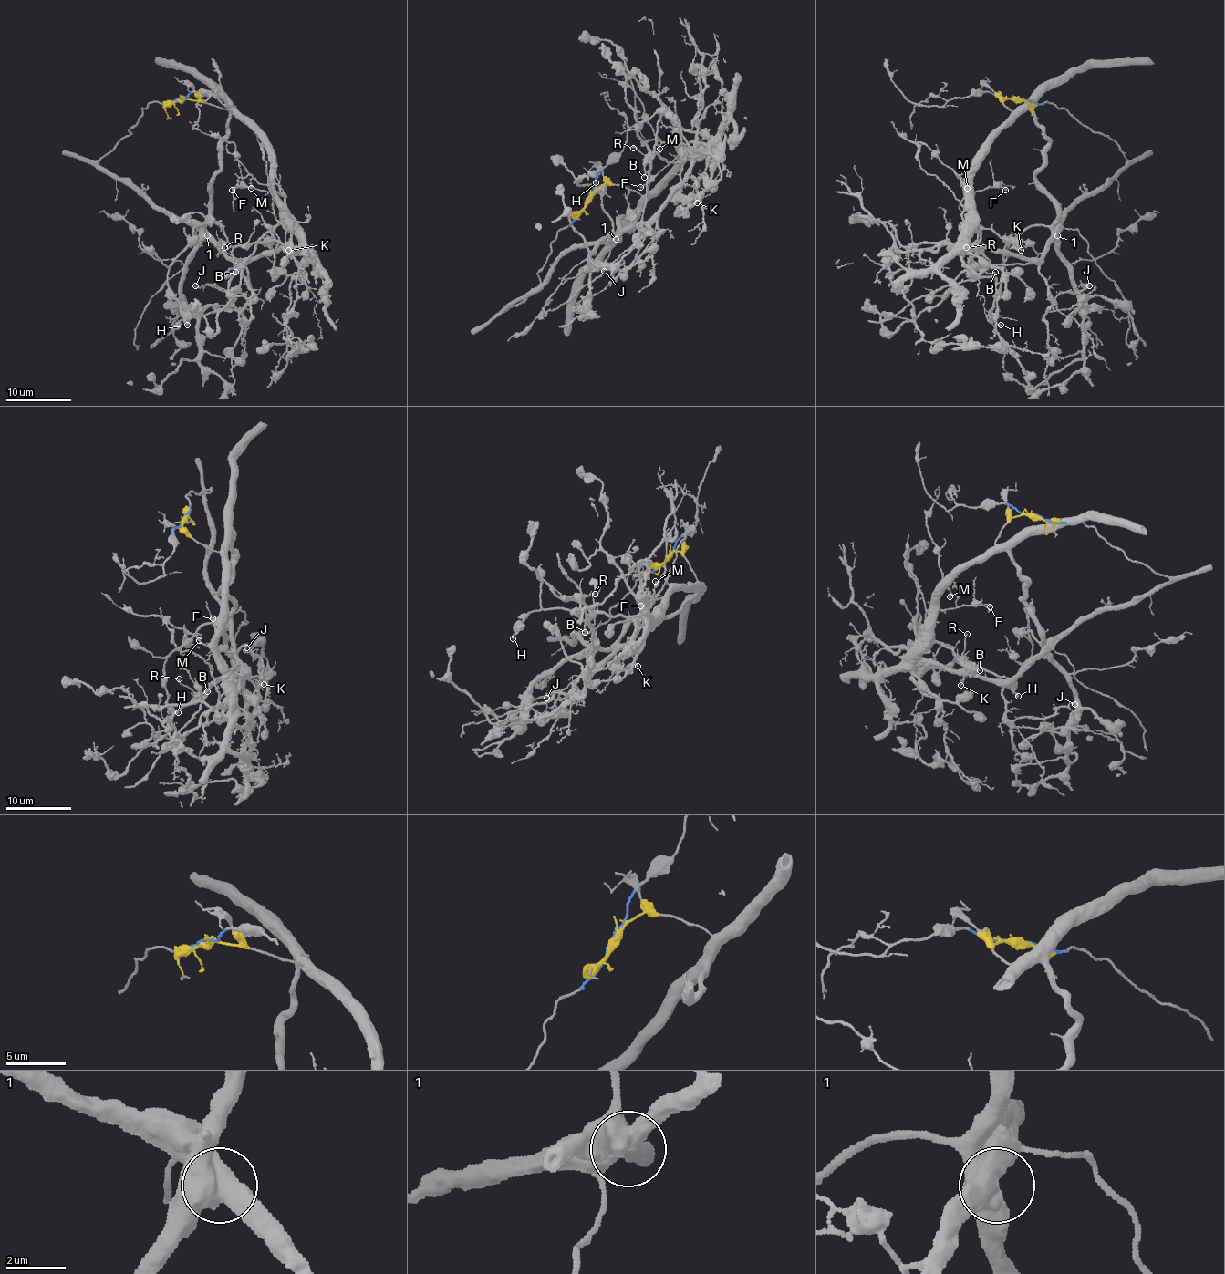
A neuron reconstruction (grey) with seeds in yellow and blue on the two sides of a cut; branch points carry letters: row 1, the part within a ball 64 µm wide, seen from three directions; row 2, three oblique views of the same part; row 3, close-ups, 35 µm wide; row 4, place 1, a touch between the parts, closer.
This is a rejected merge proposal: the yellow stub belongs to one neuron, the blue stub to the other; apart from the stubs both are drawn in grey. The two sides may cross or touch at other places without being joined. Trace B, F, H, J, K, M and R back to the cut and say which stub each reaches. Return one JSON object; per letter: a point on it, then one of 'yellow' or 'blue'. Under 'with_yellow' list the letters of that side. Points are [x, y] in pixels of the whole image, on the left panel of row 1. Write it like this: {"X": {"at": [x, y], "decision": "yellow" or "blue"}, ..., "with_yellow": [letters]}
{"B": {"at": [235, 272], "decision": "yellow"}, "F": {"at": [232, 190], "decision": "yellow"}, "H": {"at": [187, 325], "decision": "yellow"}, "J": {"at": [195, 285], "decision": "blue"}, "K": {"at": [288, 250], "decision": "yellow"}, "M": {"at": [251, 188], "decision": "yellow"}, "R": {"at": [224, 247], "decision": "yellow"}, "with_yellow": ["B", "F", "H", "K", "M", "R"]}

